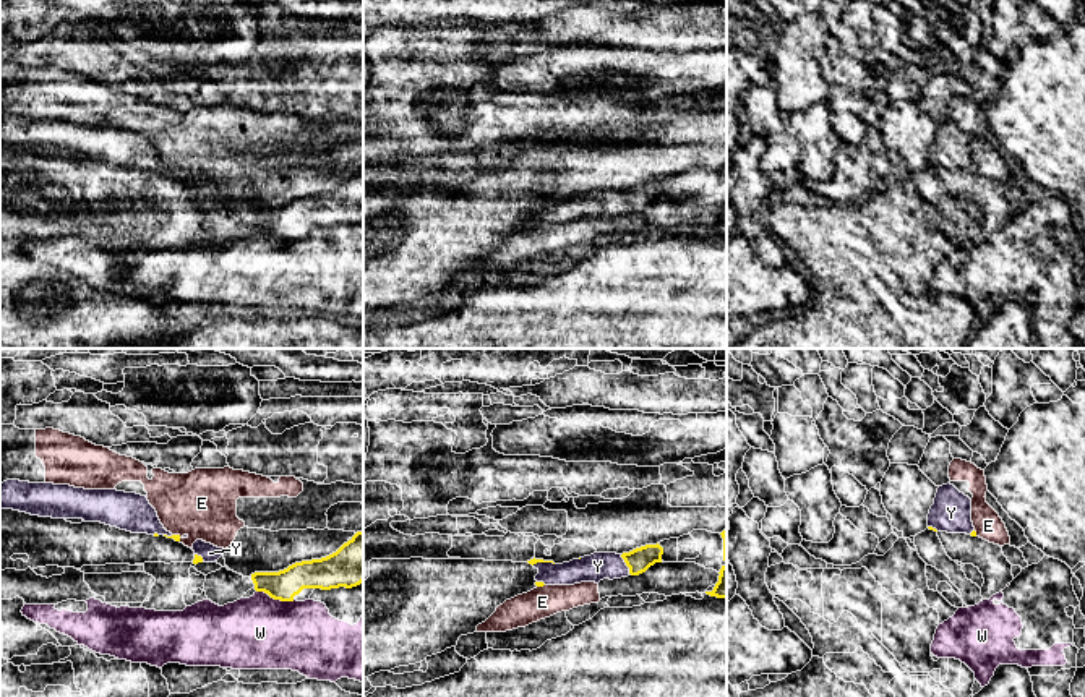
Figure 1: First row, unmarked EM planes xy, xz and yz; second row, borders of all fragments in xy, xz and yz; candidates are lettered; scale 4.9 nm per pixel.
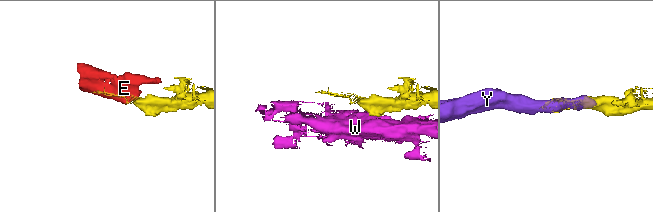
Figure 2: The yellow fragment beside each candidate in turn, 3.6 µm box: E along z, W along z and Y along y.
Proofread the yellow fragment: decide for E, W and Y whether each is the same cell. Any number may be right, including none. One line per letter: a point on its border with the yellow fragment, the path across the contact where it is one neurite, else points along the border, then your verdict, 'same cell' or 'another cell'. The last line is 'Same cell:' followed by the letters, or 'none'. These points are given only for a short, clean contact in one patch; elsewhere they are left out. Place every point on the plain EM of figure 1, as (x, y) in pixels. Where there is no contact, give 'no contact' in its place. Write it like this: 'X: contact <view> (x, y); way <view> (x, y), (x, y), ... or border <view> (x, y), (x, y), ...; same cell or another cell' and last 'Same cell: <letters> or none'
E: contact xy (177, 172); border xy (172, 171), (180, 177); another cell
W: contact xy (276, 235); another cell
Y: contact xz (626, 201); same cell
Same cell: Y

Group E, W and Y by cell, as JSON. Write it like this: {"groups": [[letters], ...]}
{"groups": [["E"], ["W"], ["Y"]]}

